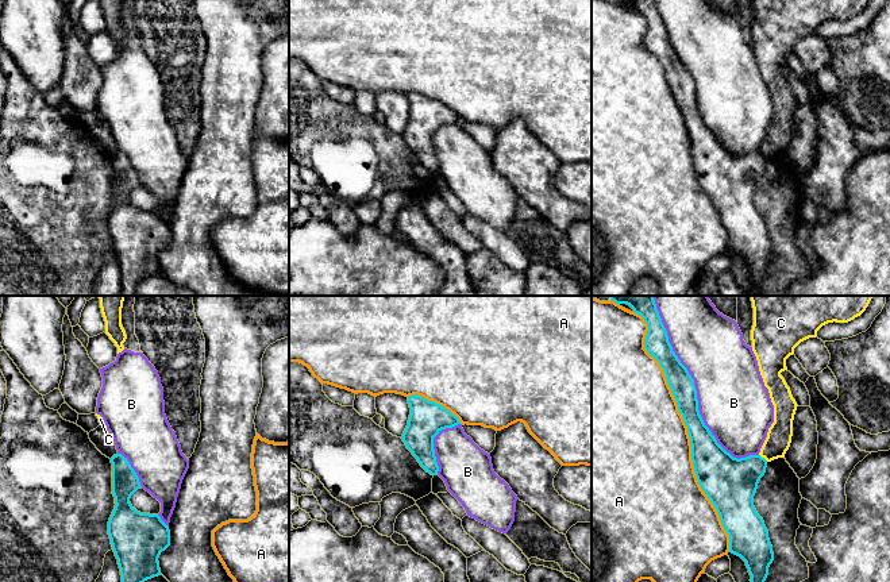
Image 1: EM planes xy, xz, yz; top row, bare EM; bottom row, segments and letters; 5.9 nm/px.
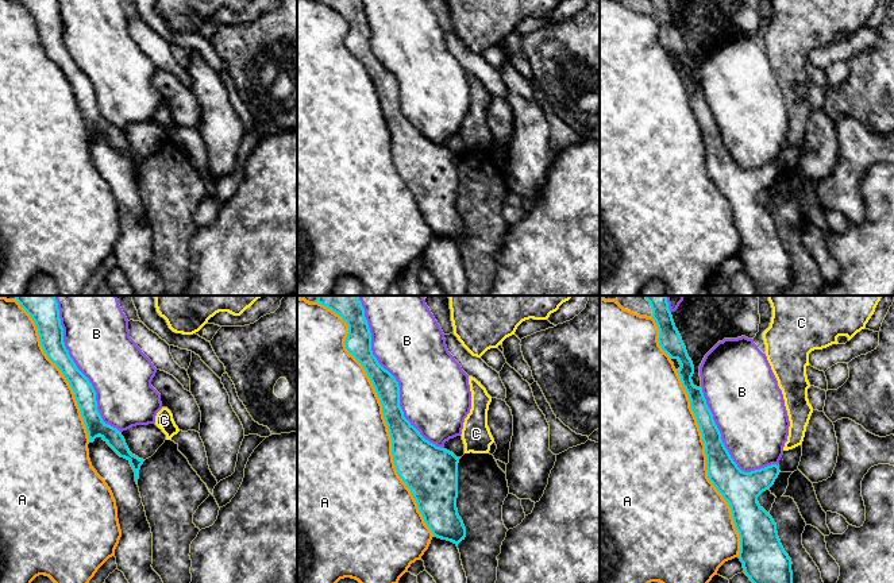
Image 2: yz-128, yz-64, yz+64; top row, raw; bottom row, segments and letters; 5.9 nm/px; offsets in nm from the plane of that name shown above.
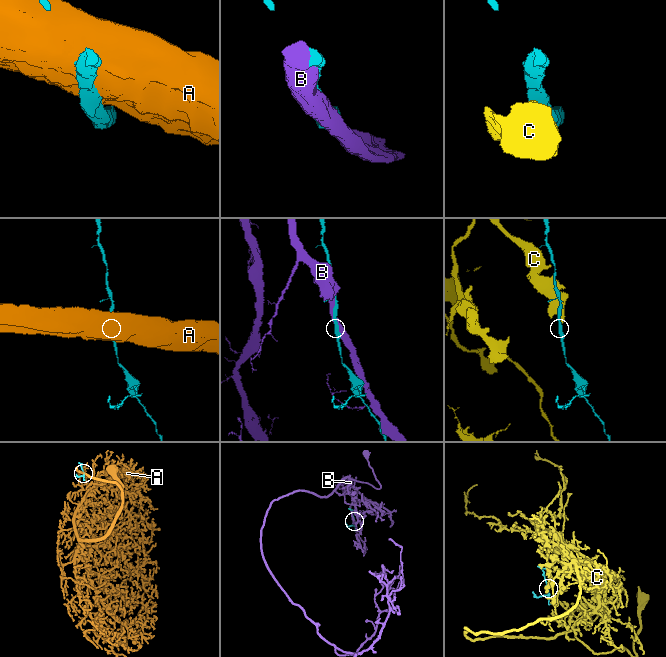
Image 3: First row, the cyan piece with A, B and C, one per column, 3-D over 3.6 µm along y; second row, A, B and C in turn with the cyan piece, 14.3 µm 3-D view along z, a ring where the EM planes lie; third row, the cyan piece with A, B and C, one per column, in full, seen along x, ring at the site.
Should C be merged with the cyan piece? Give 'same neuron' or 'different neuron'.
different neuron

